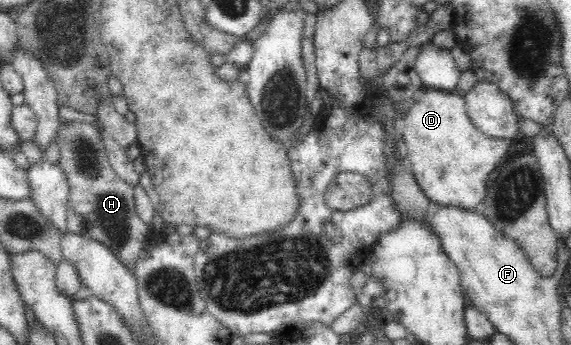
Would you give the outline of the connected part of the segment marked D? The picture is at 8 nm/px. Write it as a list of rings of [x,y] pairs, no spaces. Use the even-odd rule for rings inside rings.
[[[424,89],[422,97],[401,123],[410,169],[424,196],[437,206],[481,210],[487,184],[495,167],[505,156],[512,140],[499,140],[482,134],[469,119],[464,98],[456,92]]]

